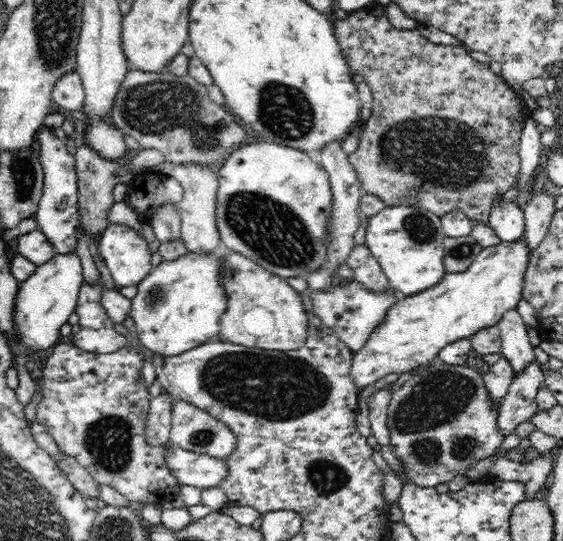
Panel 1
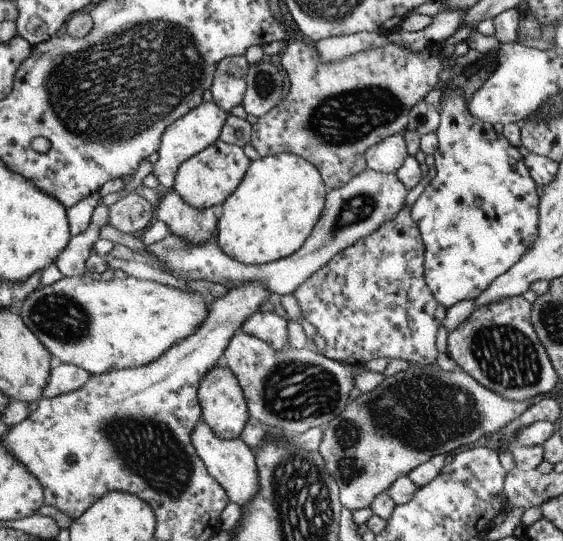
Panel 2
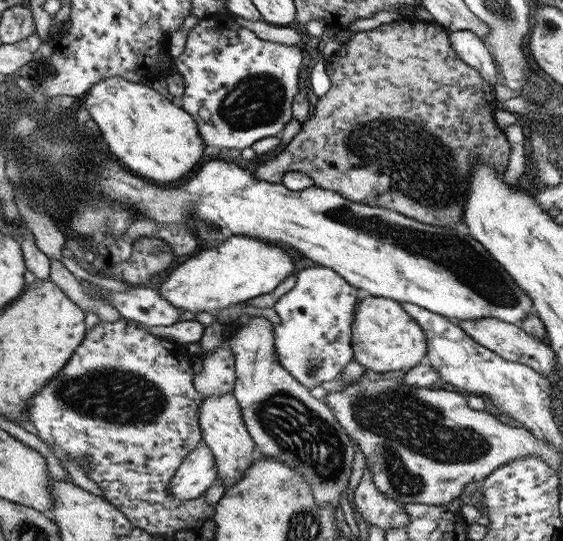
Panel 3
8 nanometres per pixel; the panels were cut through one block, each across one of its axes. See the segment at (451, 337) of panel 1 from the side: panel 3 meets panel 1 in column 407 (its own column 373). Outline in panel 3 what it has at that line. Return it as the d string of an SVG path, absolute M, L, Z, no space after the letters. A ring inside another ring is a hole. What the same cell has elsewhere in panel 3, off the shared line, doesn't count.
M363 294L355 304L351 322L354 361L374 373L410 370L424 362L426 340L423 334L421 327L393 299Z

